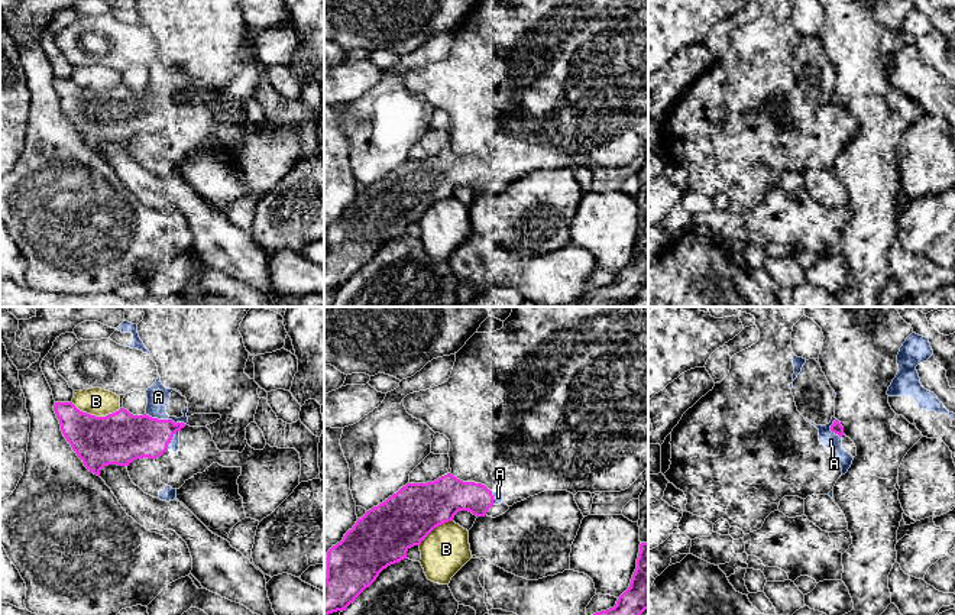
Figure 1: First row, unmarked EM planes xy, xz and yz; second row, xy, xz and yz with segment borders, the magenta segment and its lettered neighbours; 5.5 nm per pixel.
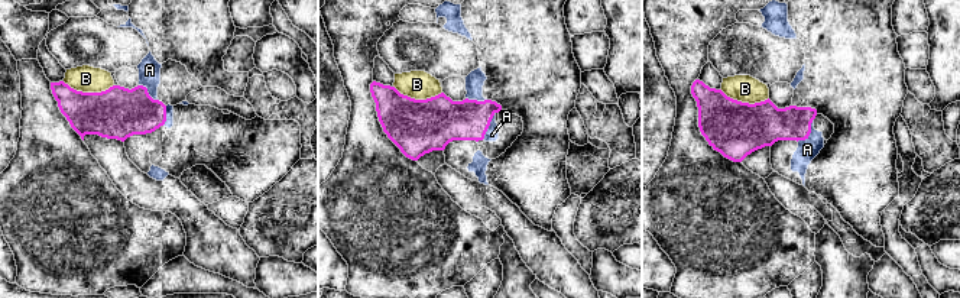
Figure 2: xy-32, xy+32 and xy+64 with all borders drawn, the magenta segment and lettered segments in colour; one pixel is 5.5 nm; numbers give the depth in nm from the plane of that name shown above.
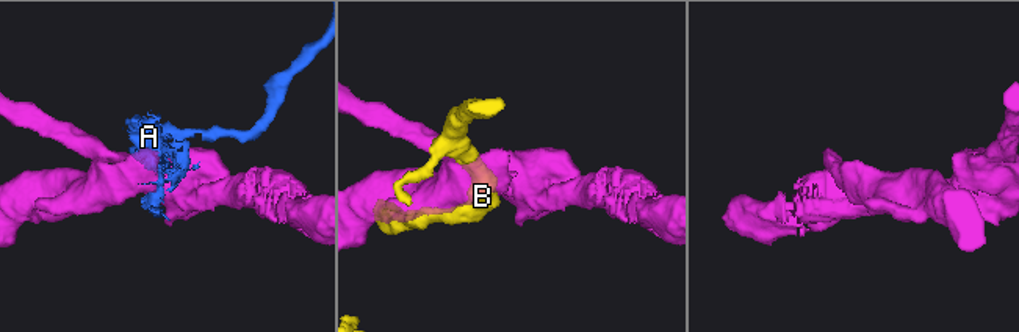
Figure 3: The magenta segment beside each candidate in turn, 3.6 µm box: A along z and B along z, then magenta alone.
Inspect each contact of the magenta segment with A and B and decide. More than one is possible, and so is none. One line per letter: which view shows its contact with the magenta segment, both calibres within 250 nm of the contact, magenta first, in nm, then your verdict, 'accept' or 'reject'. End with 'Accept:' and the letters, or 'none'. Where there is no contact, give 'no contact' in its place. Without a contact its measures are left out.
A: contact in xy; calibres 280 and 130 nm; reject
B: contact in xy; calibres 280 and 160 nm; reject
Accept: none

